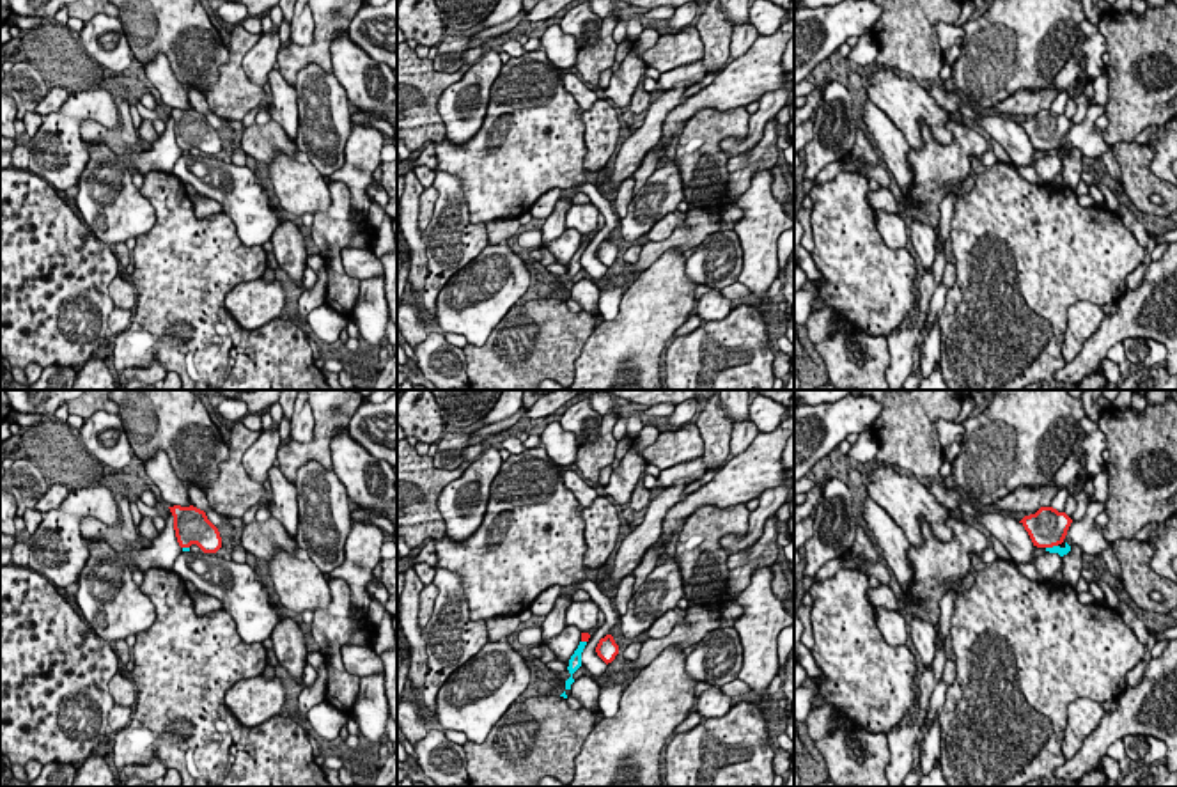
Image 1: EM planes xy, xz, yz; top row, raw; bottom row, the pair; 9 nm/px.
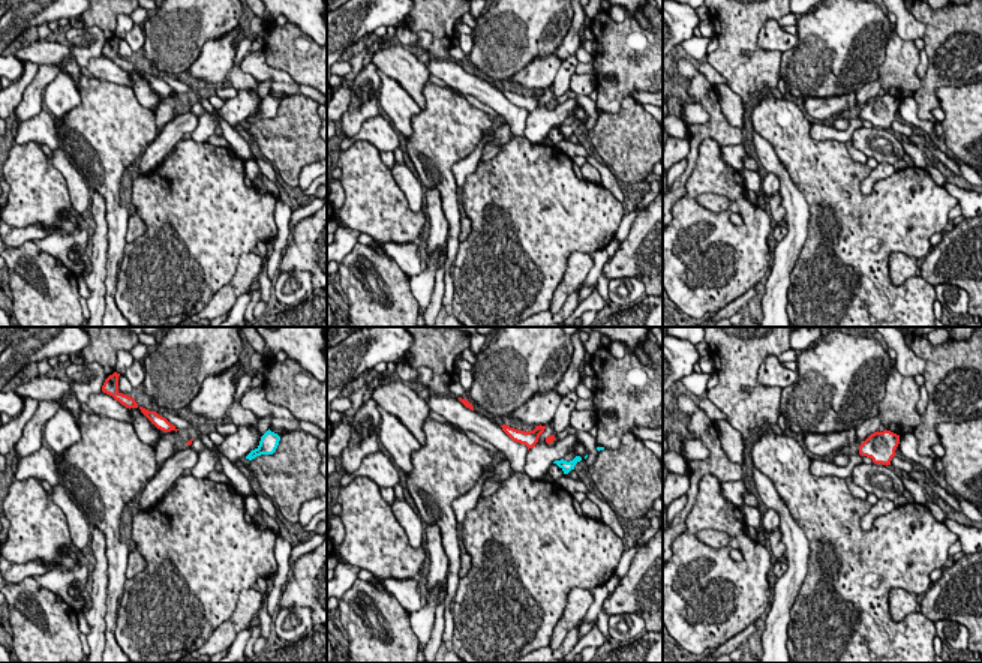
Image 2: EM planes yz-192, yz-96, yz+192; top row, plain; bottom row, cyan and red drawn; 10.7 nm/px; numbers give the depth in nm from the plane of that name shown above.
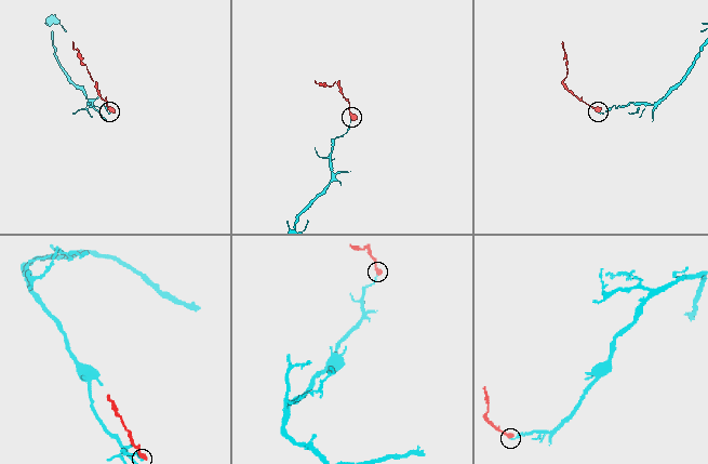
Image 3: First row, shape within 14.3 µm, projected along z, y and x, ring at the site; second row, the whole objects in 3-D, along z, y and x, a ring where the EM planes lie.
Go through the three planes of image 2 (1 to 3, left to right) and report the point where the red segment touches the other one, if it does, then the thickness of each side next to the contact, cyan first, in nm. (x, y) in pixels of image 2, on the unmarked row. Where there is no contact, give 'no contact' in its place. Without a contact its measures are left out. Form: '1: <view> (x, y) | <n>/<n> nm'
1: no contact
2: no contact
3: no contact

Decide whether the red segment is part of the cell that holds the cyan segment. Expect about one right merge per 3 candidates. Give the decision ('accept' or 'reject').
reject

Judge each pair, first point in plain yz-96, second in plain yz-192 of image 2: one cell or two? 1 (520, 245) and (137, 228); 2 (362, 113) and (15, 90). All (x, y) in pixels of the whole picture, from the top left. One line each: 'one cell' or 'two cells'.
1: two cells
2: two cells

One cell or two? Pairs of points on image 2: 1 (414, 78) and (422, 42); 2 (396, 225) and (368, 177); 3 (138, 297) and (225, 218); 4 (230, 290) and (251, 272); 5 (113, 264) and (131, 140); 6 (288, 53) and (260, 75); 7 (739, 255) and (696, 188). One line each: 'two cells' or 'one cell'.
1: two cells
2: one cell
3: one cell
4: one cell
5: one cell
6: two cells
7: one cell

